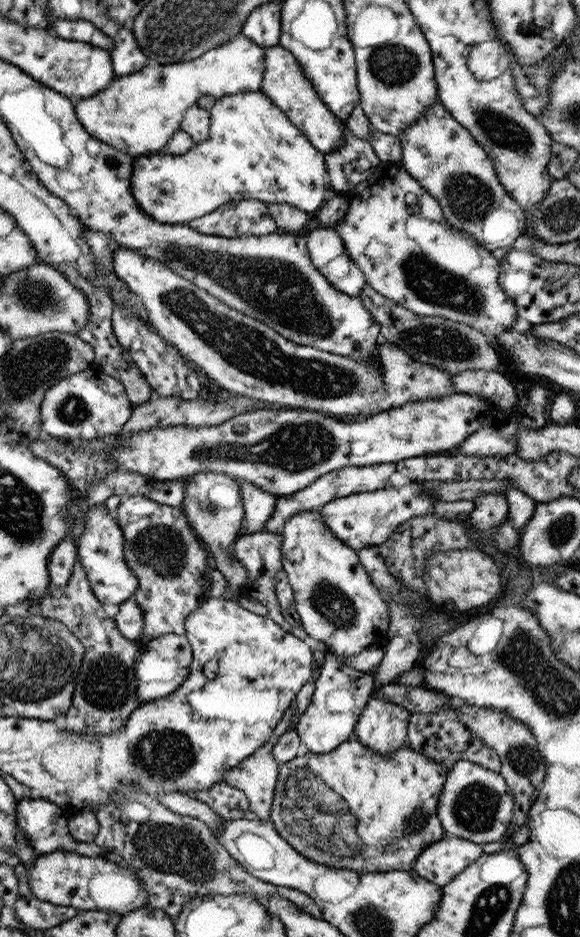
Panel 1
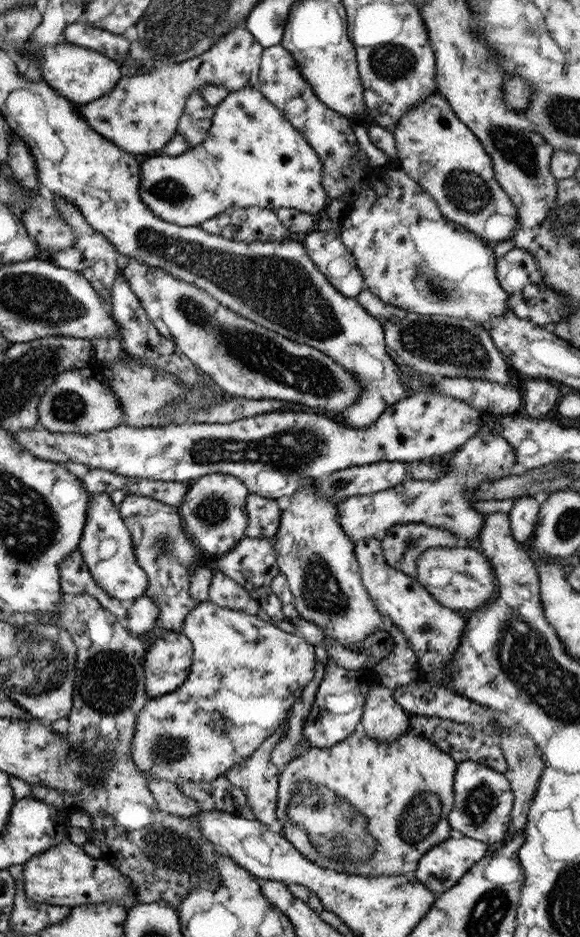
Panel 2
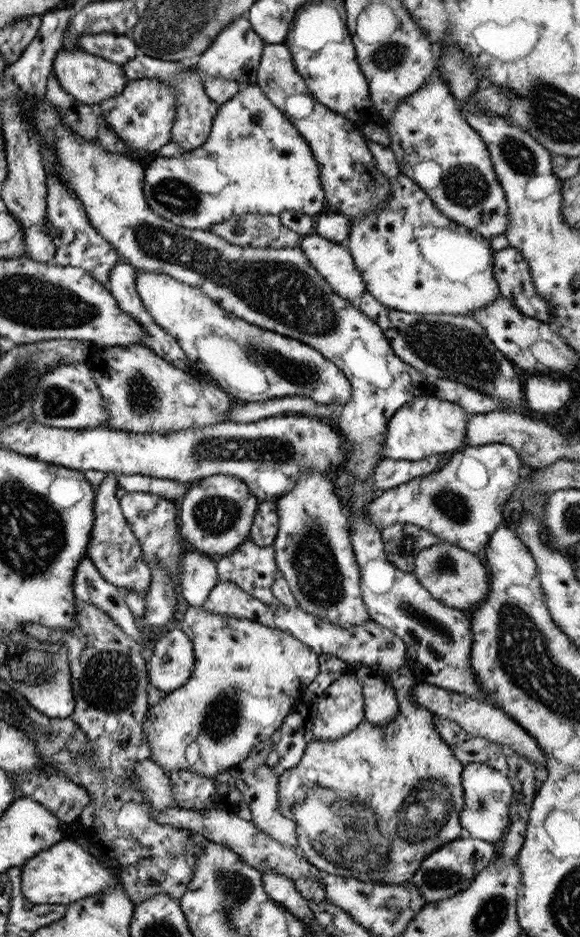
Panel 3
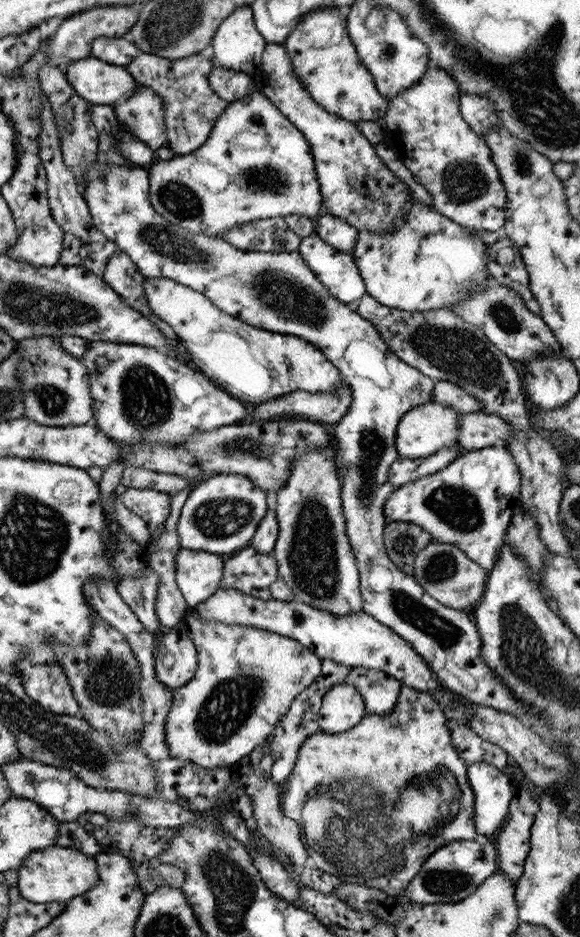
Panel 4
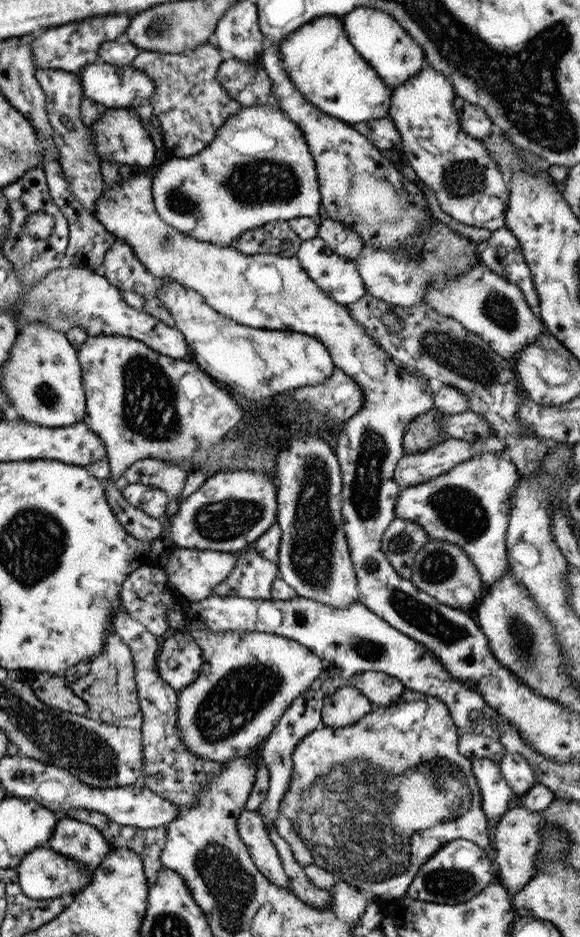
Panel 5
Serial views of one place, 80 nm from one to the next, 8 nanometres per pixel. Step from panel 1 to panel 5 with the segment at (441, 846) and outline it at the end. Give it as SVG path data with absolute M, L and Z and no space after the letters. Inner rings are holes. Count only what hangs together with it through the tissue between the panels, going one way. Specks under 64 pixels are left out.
M456 839L434 852L420 867L409 883L404 896L433 904L454 905L467 902L482 888L496 879L491 854L473 842Z

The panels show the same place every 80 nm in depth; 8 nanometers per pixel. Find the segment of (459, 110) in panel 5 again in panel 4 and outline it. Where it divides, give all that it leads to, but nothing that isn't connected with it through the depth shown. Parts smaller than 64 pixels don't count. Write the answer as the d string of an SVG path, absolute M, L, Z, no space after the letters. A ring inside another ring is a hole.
M460 94L458 105L462 119L481 138L489 127L500 124L494 104L486 96Z

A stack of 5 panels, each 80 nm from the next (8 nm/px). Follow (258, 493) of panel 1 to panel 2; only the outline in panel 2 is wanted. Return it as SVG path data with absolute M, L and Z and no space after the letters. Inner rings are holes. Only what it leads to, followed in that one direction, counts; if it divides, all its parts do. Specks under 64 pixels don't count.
M249 493L245 498L244 507L248 516L244 536L272 538L277 532L280 519L280 510L275 499L261 498L261 496Z

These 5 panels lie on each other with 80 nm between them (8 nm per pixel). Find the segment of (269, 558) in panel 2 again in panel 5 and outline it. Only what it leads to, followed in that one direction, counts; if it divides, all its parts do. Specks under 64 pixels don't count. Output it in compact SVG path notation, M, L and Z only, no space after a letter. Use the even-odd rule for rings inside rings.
M253 549L241 551L231 572L212 590L211 595L269 600L270 586L278 576L277 570L274 562Z

